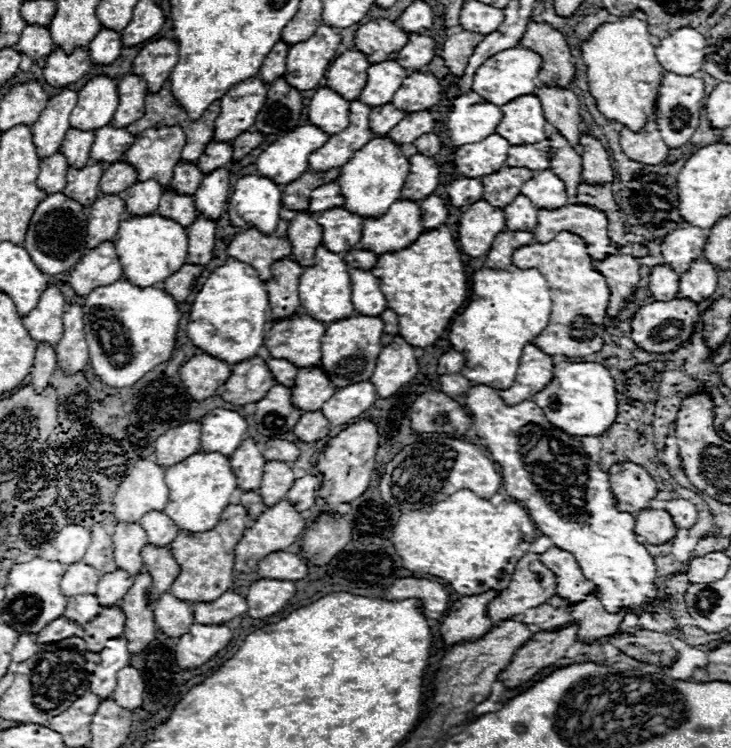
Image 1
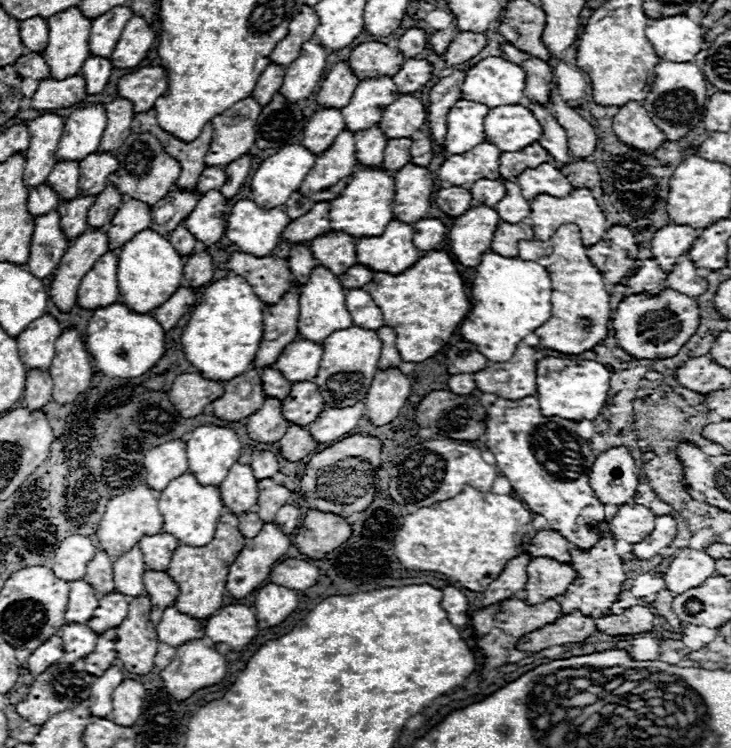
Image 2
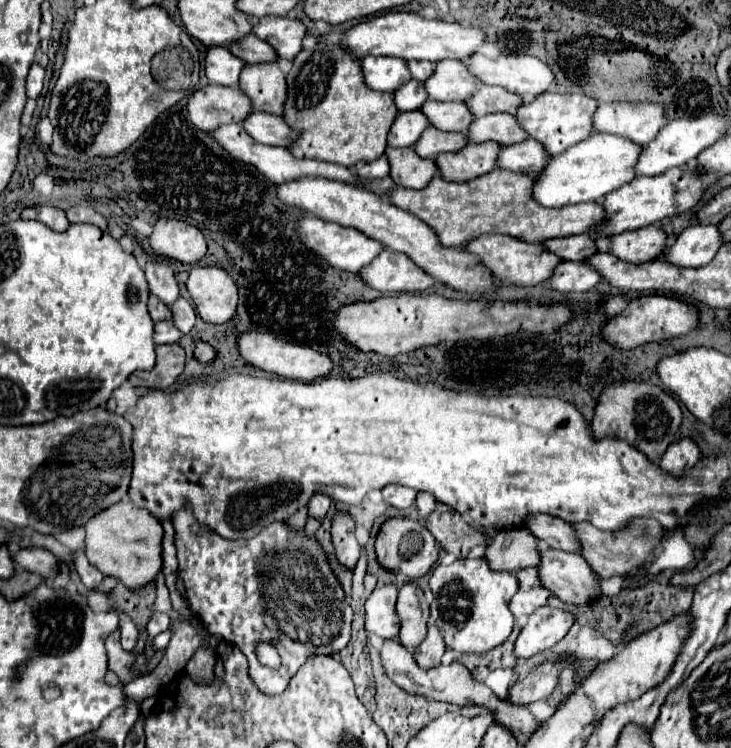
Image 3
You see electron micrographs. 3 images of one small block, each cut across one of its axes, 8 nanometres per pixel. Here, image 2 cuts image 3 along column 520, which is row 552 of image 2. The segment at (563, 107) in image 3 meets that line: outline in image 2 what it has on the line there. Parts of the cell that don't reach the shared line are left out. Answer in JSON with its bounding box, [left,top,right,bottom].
[96,486,162,558]

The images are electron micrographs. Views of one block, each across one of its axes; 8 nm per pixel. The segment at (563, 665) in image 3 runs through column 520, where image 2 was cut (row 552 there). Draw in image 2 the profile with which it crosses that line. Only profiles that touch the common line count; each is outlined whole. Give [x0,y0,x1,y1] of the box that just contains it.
[662,548,714,596]

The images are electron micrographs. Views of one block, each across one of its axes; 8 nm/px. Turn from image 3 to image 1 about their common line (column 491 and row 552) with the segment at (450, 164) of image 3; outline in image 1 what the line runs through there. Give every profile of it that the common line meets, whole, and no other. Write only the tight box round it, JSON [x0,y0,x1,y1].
[142,544,180,596]

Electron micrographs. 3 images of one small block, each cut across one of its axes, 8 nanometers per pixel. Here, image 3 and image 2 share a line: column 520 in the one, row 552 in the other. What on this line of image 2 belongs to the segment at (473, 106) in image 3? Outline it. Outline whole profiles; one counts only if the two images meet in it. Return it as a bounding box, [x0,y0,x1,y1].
[84,552,114,596]

